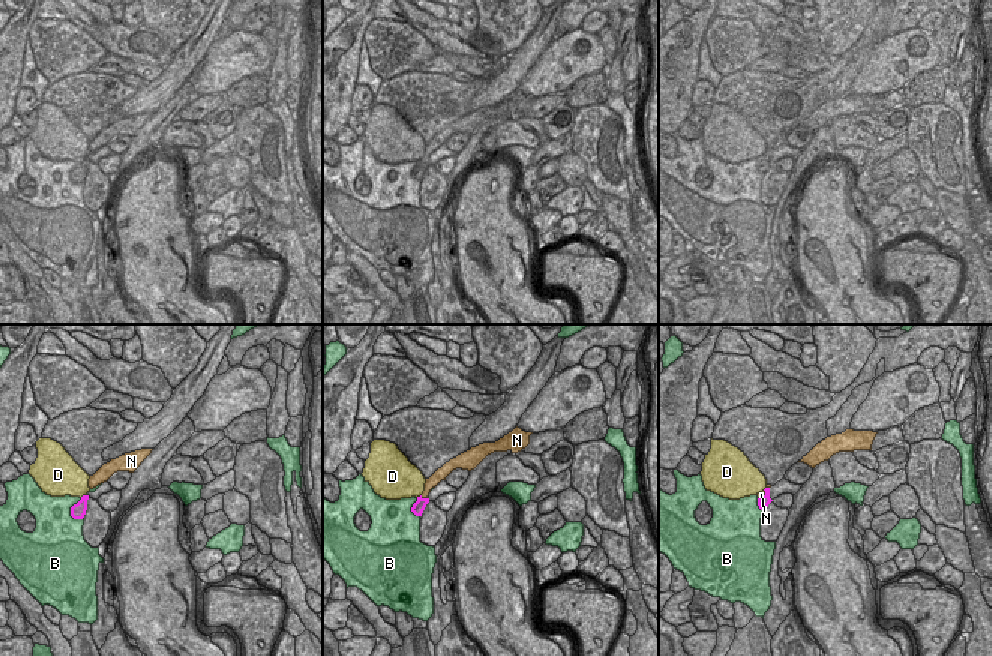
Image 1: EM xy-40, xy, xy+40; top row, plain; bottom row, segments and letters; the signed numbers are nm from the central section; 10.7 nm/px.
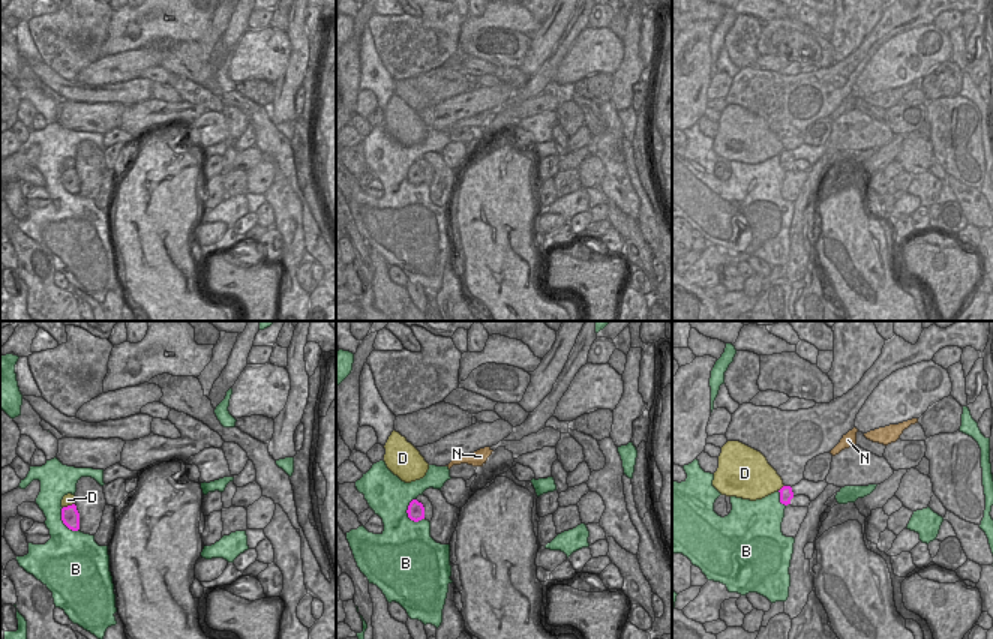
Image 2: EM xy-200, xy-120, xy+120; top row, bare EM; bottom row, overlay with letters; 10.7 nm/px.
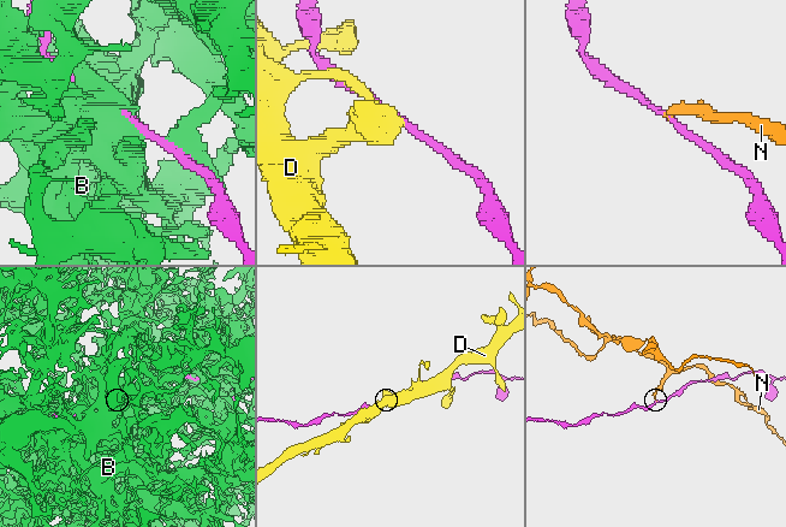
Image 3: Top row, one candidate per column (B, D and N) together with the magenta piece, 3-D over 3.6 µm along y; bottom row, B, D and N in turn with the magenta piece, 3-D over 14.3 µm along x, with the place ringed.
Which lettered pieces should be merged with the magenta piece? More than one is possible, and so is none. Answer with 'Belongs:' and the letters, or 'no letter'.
Belongs: no letter

